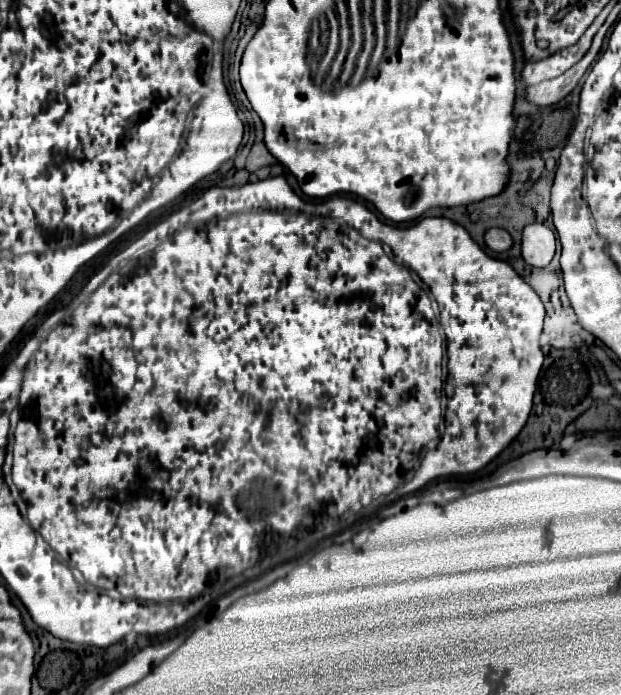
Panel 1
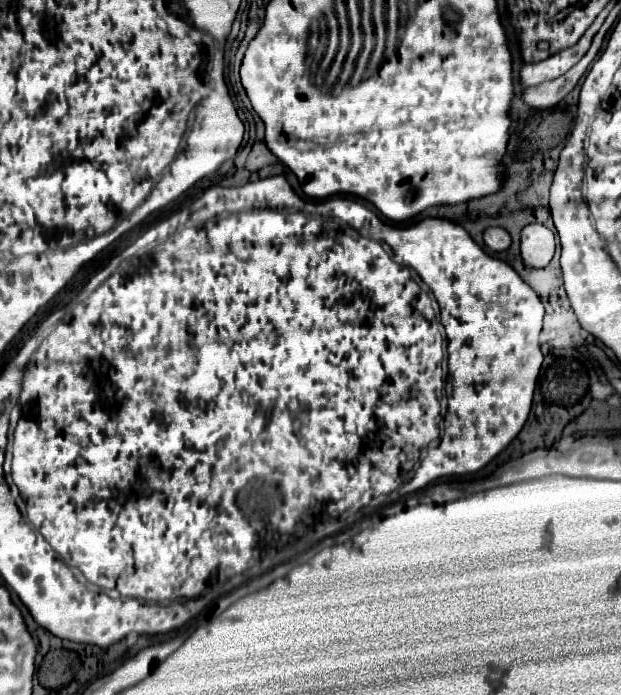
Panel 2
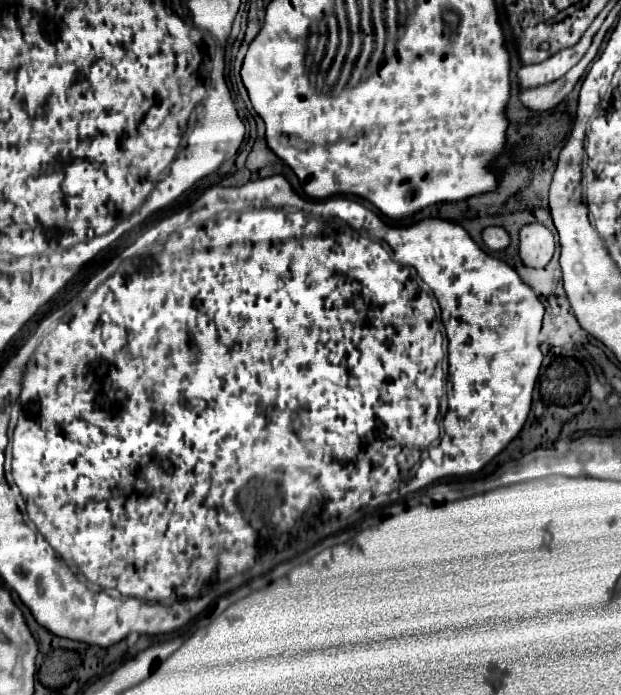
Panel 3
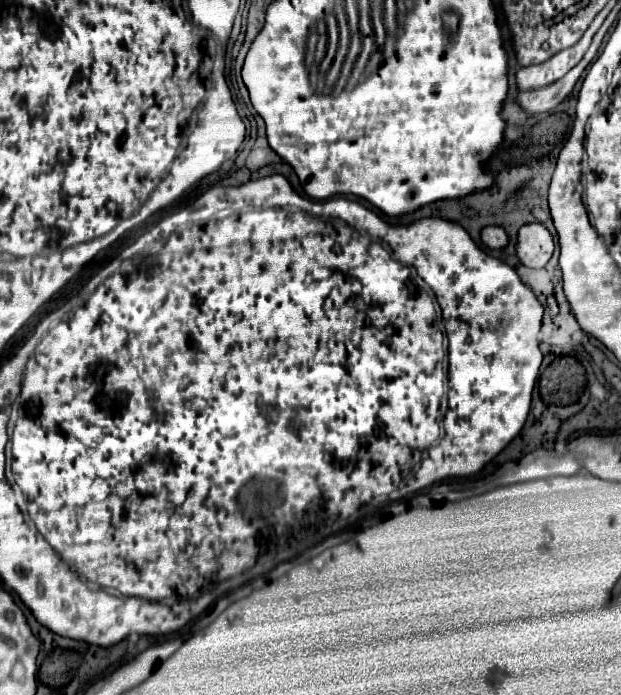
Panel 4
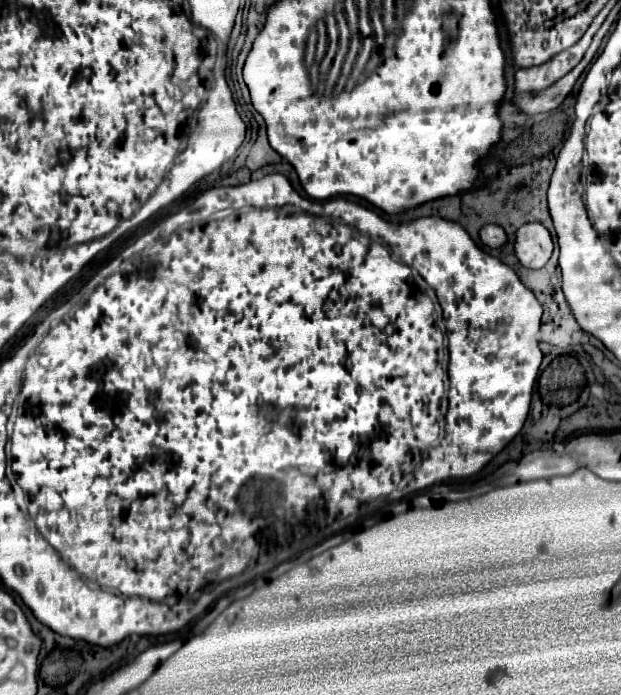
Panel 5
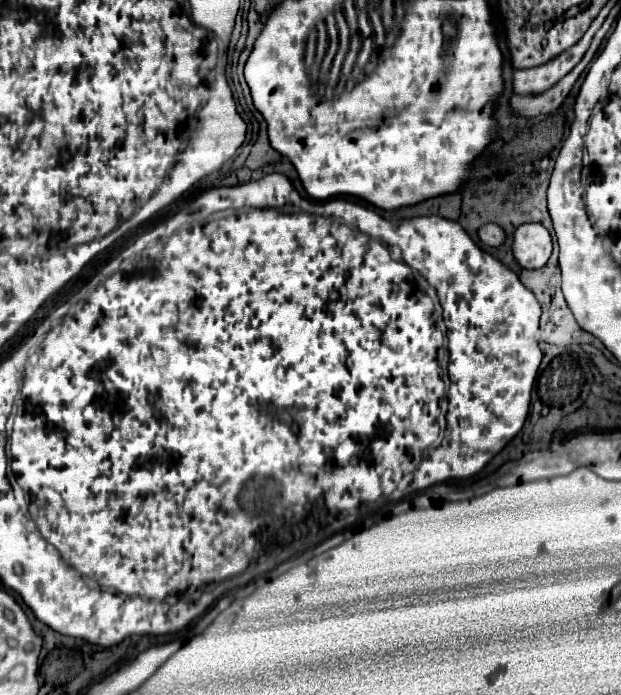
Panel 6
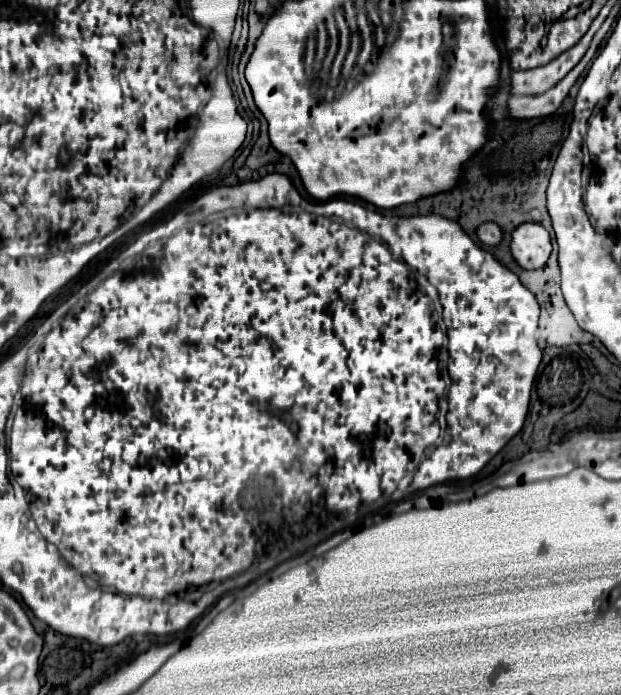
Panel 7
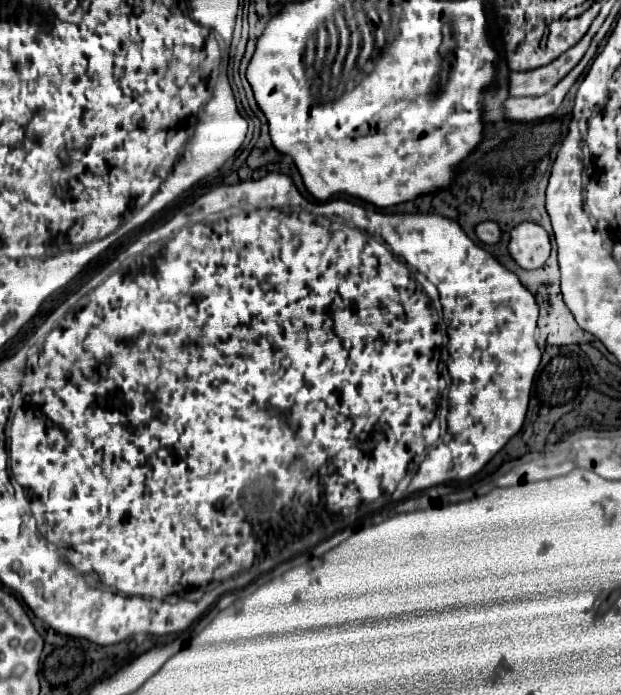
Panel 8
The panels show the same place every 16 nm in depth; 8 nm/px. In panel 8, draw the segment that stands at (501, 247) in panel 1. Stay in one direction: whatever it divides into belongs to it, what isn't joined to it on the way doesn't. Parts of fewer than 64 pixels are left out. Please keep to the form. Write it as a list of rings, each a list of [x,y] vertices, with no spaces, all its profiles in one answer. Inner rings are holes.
[[[482,222],[476,226],[476,236],[484,242],[484,244],[498,244],[500,242],[500,228],[496,222]]]

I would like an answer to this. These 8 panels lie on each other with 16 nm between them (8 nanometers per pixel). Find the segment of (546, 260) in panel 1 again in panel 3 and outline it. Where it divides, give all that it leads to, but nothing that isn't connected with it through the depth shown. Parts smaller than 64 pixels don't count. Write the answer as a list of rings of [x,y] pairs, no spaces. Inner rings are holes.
[[[528,224],[520,230],[520,258],[530,268],[544,268],[554,256],[554,234],[542,224]]]

